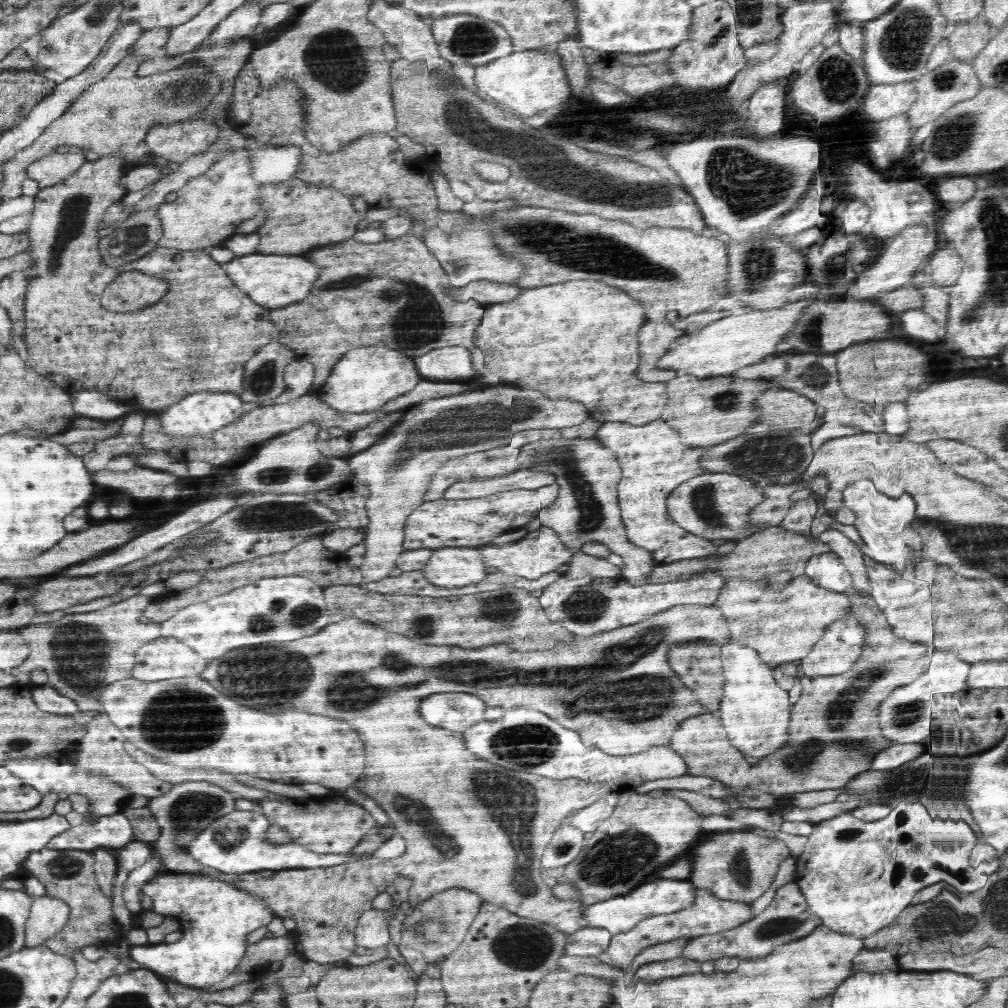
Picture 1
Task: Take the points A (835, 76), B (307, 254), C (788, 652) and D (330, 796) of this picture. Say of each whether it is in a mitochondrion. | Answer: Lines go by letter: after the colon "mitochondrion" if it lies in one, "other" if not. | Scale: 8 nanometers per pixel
A: mitochondrion
B: other
C: other
D: other

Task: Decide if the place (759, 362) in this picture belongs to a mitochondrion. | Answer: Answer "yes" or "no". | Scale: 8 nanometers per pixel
no

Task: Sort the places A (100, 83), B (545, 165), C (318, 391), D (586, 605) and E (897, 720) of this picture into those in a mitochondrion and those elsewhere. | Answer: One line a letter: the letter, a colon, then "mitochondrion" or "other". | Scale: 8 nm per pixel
A: other
B: mitochondrion
C: other
D: mitochondrion
E: mitochondrion

